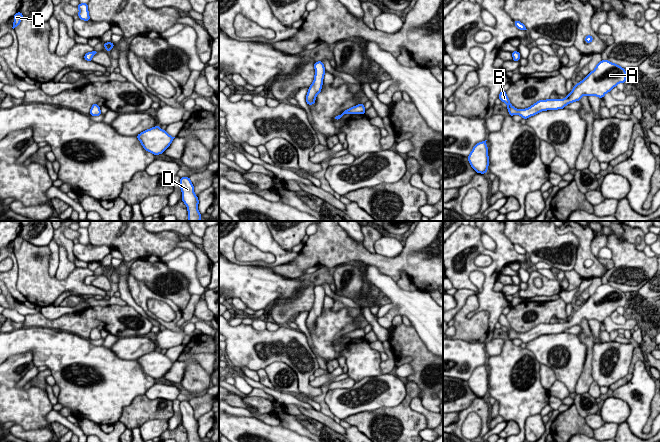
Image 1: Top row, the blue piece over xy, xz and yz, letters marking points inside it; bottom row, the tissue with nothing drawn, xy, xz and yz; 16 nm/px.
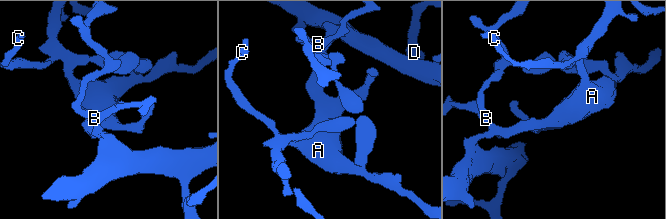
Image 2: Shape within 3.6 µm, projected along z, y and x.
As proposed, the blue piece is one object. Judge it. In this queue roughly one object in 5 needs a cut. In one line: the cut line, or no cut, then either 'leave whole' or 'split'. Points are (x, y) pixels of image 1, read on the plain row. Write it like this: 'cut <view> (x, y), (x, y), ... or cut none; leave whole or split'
cut none; leave whole

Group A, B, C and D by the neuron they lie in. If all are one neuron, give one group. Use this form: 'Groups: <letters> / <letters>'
Groups: A B C D

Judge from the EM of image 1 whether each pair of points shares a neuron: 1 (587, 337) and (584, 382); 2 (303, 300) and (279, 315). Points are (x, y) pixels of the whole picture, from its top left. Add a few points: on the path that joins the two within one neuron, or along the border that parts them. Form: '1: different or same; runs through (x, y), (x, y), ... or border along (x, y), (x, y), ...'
1: same; runs through (589, 348), (587, 371)
2: same; runs through (297, 305), (285, 311)

